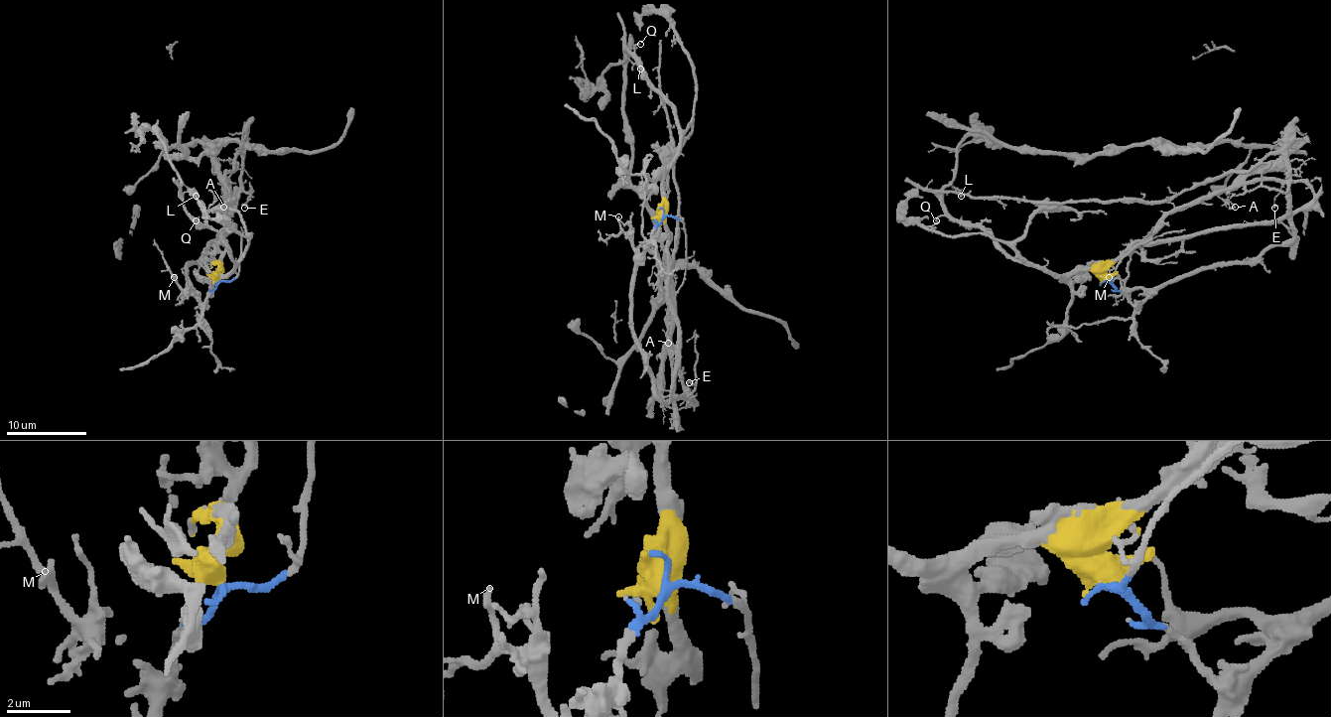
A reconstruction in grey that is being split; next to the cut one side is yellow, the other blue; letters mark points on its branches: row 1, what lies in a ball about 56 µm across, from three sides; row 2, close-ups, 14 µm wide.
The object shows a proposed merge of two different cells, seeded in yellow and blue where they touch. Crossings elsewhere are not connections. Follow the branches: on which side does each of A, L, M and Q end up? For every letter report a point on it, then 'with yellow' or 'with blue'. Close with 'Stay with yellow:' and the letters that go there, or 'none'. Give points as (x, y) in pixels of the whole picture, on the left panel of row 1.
A: at (223, 207); with yellow
L: at (196, 196); with yellow
M: at (174, 277); with blue
Q: at (196, 220); with yellow
Stay with yellow: A, L, Q

